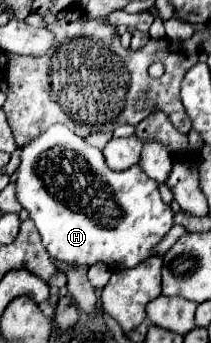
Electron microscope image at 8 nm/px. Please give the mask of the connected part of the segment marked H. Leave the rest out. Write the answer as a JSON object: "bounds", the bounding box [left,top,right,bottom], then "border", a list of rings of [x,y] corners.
{"bounds":[17,125,173,269],"border":[[[53,125],[29,141],[21,149],[21,163],[17,167],[17,201],[29,211],[37,225],[43,245],[53,261],[67,265],[105,263],[111,269],[135,267],[151,255],[151,249],[173,227],[173,211],[161,201],[159,185],[149,179],[137,165],[125,171],[111,171],[97,147],[85,143],[65,125]]]}

